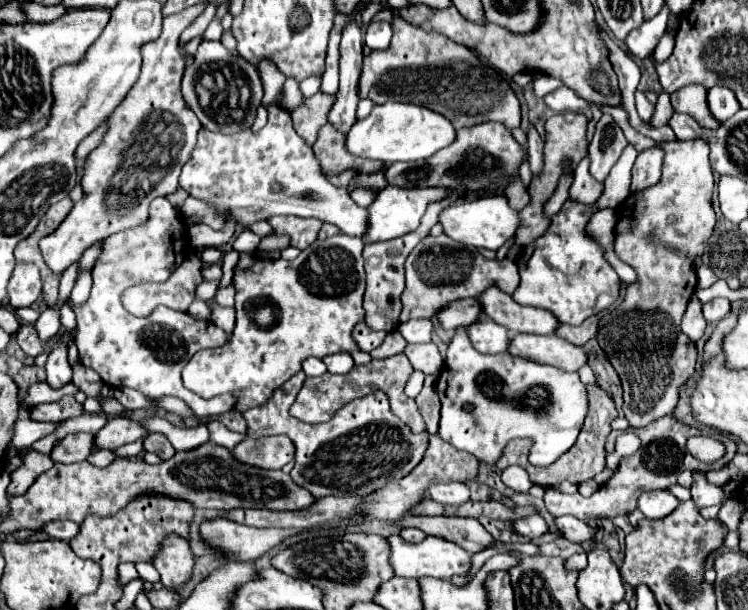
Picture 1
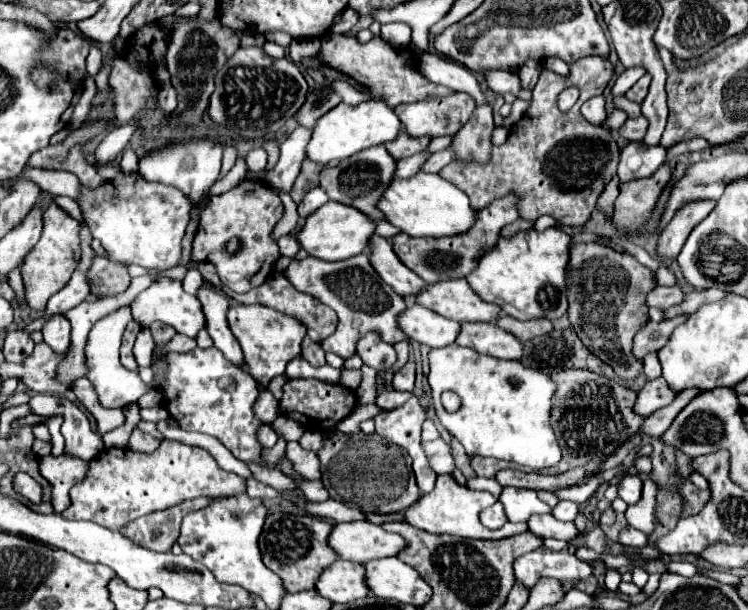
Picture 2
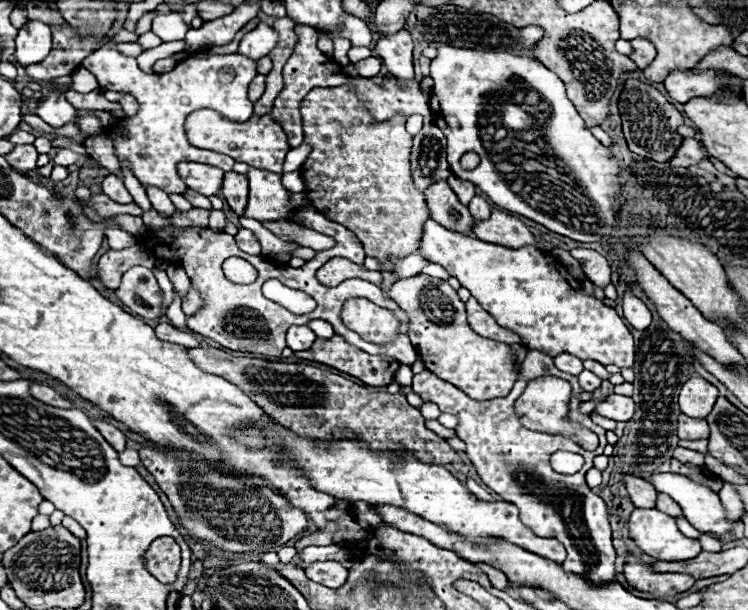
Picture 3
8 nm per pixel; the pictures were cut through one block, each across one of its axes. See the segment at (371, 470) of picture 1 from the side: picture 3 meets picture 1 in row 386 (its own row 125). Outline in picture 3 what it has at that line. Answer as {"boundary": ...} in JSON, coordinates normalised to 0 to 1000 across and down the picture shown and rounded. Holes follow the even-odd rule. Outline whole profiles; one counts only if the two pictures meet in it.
{"boundary":[[[396,43],[396,56],[398,56],[398,72],[393,79],[393,89],[388,92],[388,98],[380,108],[380,144],[372,154],[369,167],[366,167],[366,180],[364,190],[366,197],[372,197],[372,203],[377,203],[382,223],[385,223],[385,236],[388,243],[398,243],[404,236],[404,193],[401,193],[401,167],[406,164],[406,157],[412,154],[412,148],[417,144],[449,144],[457,138],[465,138],[468,128],[463,121],[457,121],[457,108],[447,98],[441,98],[433,85],[428,85],[422,79],[425,69],[425,52],[414,43]]]}

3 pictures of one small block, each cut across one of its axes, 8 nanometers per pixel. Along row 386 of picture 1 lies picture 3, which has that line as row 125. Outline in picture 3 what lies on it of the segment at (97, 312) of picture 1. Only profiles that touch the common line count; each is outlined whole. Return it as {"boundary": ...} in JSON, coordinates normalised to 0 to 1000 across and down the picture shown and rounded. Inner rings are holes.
{"boundary":[[[139,72],[126,82],[118,95],[112,95],[110,111],[120,115],[136,148],[158,148],[174,151],[187,167],[187,184],[174,193],[171,207],[150,203],[142,216],[152,226],[155,256],[160,262],[171,259],[176,269],[179,289],[190,302],[203,302],[217,308],[223,318],[245,318],[250,305],[235,279],[241,262],[262,262],[273,269],[286,269],[299,282],[307,282],[313,262],[307,256],[259,243],[246,223],[249,190],[281,177],[302,190],[305,197],[332,197],[337,190],[337,167],[329,157],[329,144],[337,134],[342,118],[342,98],[334,98],[324,89],[278,89],[275,95],[253,93],[233,108],[230,118],[222,121],[193,121],[182,95],[166,92],[152,82],[150,72]]]}

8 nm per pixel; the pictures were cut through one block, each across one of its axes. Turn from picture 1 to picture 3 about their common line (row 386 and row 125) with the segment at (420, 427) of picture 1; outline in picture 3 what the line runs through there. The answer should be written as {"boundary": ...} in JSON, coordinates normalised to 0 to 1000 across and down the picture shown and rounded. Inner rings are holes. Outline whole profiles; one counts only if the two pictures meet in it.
{"boundary":[[[468,141],[414,148],[401,170],[401,187],[406,233],[417,239],[401,275],[414,334],[439,361],[468,374],[487,400],[489,420],[513,430],[524,420],[553,416],[575,344],[548,289],[551,223],[540,210],[543,190],[532,187],[519,200],[497,197]],[[436,157],[444,167],[428,167]]]}

